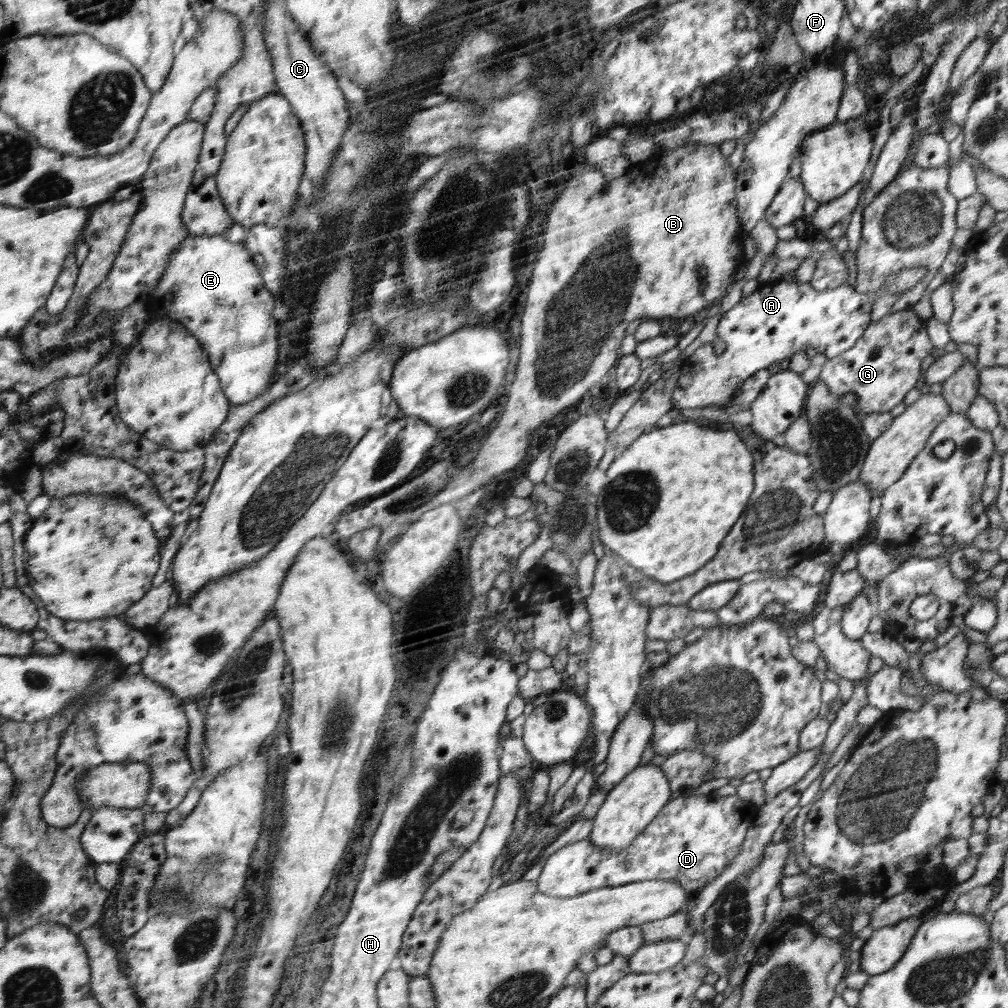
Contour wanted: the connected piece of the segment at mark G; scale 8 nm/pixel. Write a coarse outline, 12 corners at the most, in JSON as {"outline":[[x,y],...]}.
{"outline":[[913,310],[872,322],[816,381],[890,413],[934,347]]}

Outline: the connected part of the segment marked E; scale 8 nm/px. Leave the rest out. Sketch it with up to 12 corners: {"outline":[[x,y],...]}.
{"outline":[[192,235],[156,311],[198,334],[236,406],[268,389],[274,298],[245,244]]}

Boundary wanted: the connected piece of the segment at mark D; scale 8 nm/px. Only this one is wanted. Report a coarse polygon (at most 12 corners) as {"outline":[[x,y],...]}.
{"outline":[[679,796],[626,849],[586,838],[537,879],[553,897],[662,879],[693,895],[741,853],[756,805]]}

